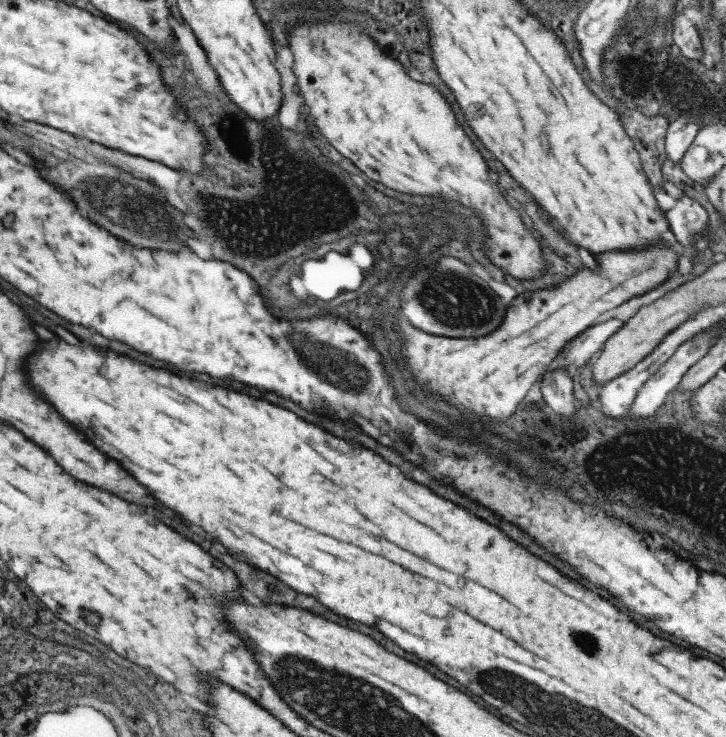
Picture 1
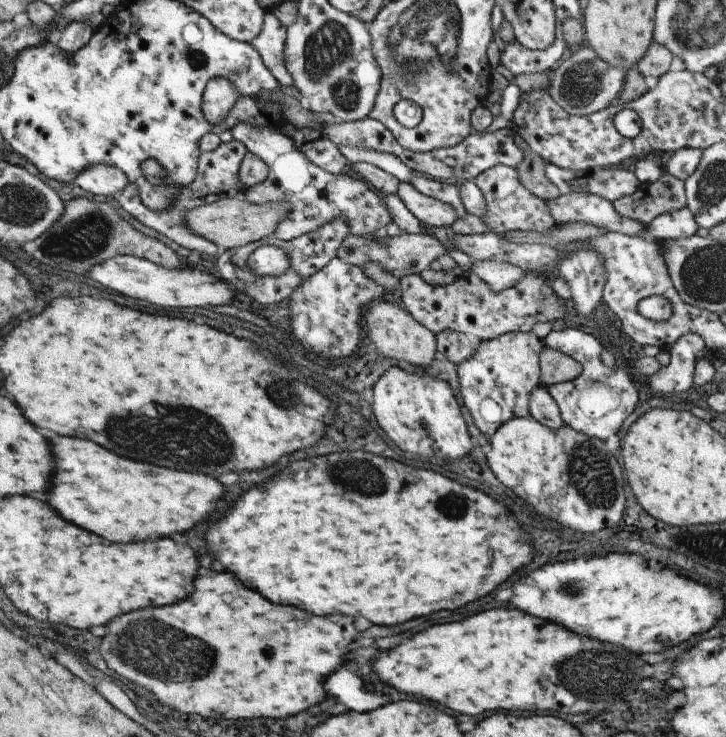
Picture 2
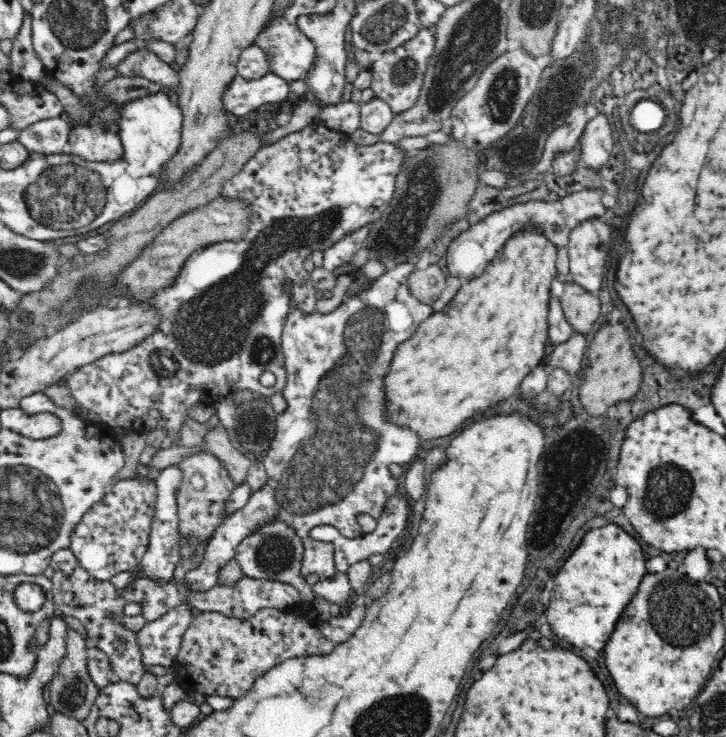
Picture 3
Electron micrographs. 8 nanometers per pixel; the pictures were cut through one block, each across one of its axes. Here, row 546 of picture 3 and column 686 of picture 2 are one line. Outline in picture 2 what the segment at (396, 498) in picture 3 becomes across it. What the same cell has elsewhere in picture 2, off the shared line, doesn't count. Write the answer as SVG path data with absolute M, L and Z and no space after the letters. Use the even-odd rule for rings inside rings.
M697 334L681 336L669 350L671 362L649 378L653 392L689 392L693 386L693 368L705 354L703 338Z

